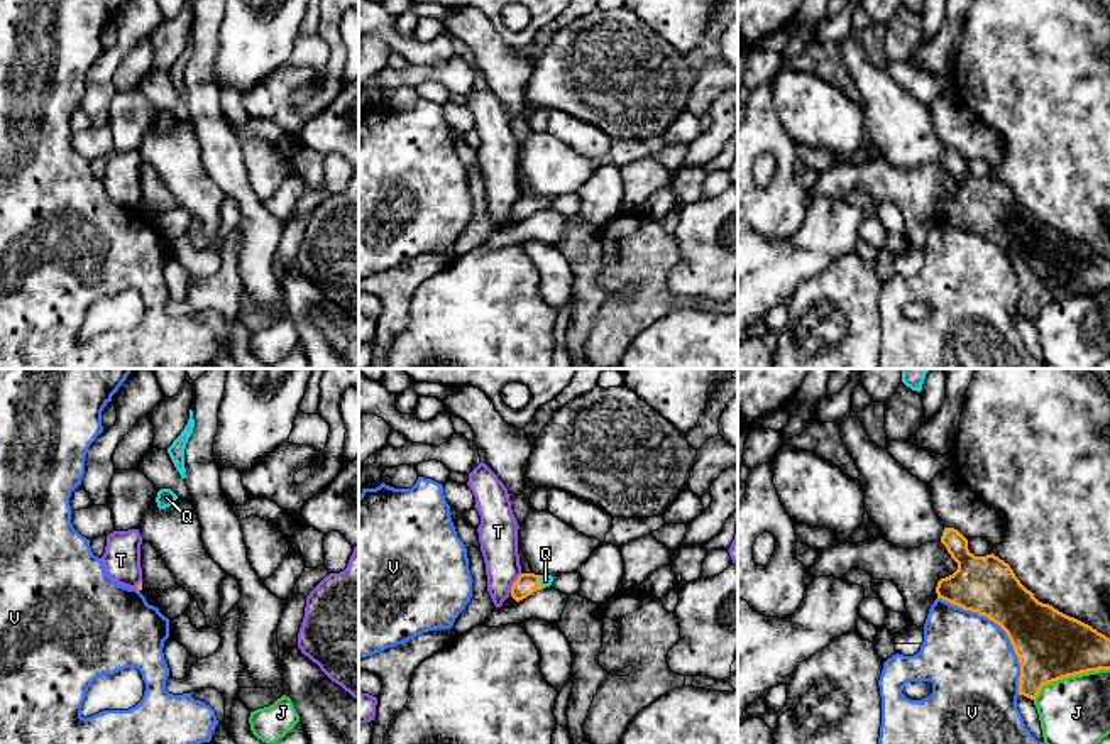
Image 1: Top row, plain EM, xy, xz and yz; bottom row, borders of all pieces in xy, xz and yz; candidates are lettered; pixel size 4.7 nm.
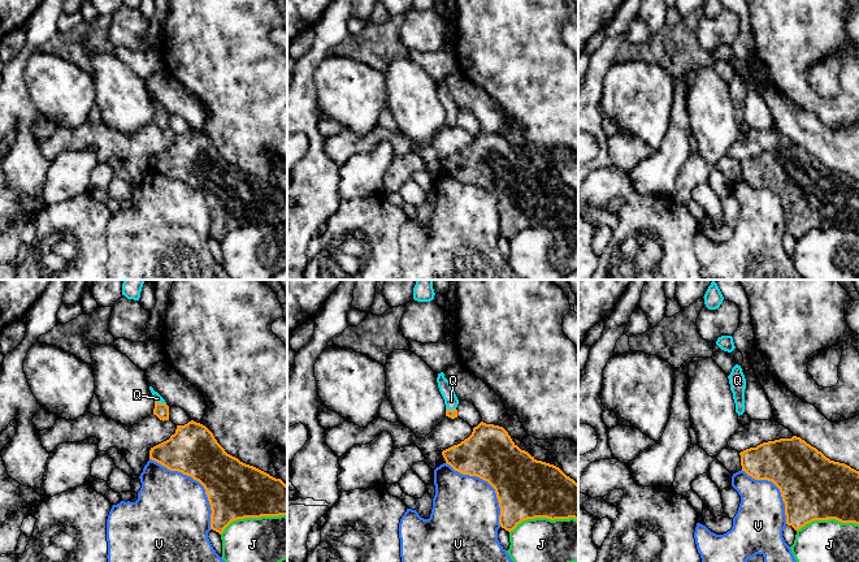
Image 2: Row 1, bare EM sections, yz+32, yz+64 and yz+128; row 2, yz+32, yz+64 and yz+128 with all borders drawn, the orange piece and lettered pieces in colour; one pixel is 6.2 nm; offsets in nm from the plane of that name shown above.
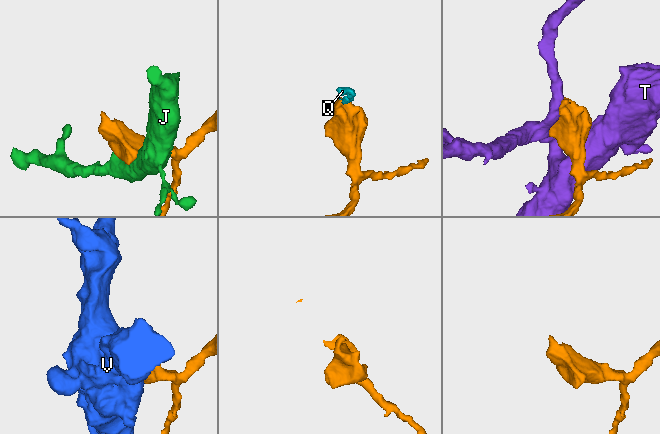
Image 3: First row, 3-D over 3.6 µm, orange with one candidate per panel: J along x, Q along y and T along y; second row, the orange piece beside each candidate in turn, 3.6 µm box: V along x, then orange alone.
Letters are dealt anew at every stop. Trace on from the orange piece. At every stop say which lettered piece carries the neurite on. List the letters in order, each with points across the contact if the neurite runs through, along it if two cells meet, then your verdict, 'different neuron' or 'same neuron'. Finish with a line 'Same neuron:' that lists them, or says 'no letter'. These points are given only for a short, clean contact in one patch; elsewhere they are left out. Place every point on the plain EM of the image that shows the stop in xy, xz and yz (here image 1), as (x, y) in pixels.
J: different neuron
Q: way xz (527, 205), (538, 203), (545, 202); same neuron
T: different neuron
V: different neuron
Same neuron: Q

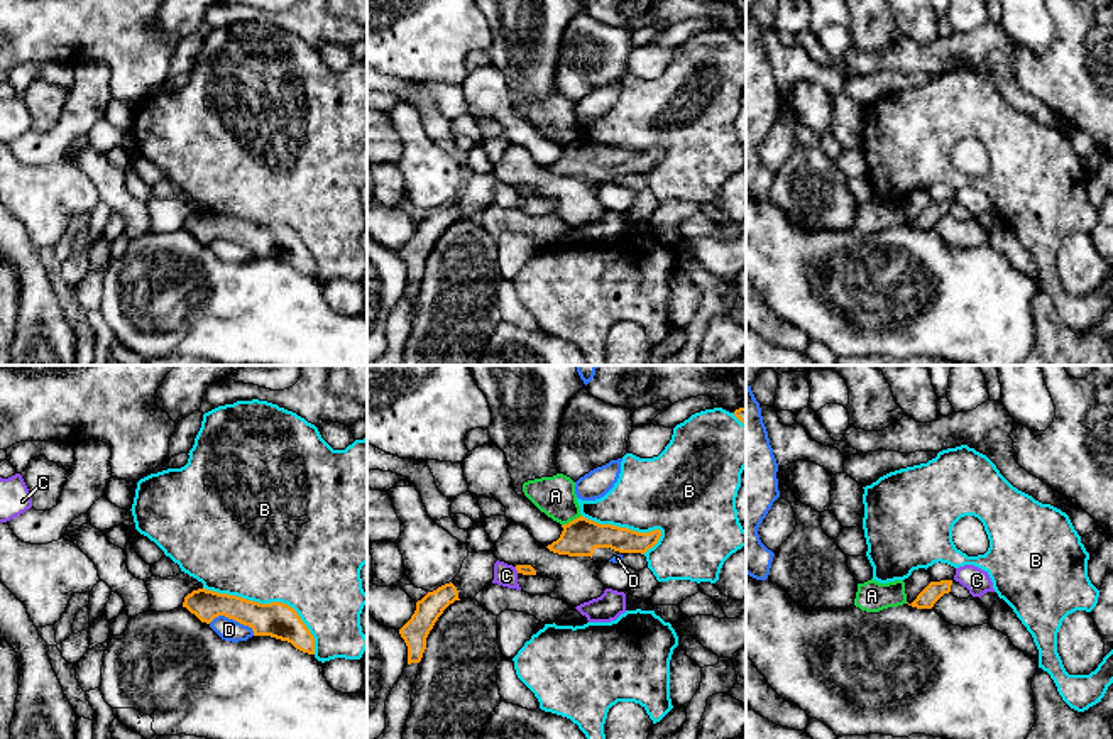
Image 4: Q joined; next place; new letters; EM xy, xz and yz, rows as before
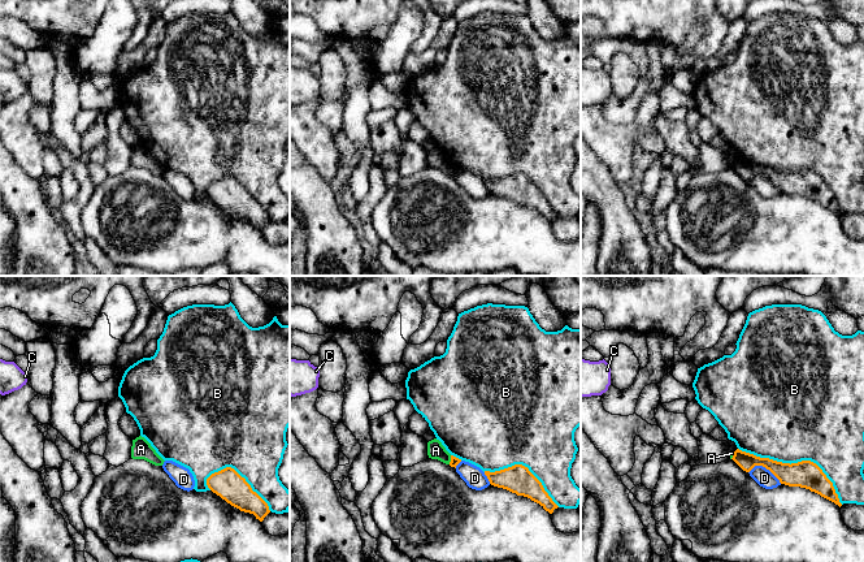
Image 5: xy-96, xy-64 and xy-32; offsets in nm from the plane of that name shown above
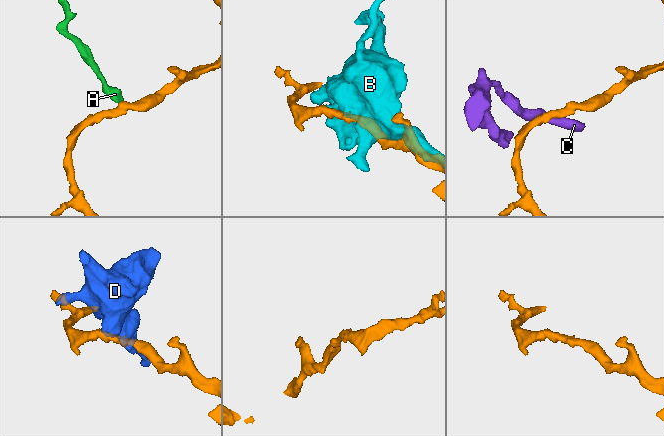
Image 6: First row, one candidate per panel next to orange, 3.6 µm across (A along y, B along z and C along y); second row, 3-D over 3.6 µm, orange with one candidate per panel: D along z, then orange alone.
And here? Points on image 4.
A: border xz (581, 136), (562, 147); different neuron
B: different neuron
C: different neuron
D: border xy (208, 244), (219, 237), (227, 237), (246, 246), (254, 256); different neuron
Same neuron: no letter

